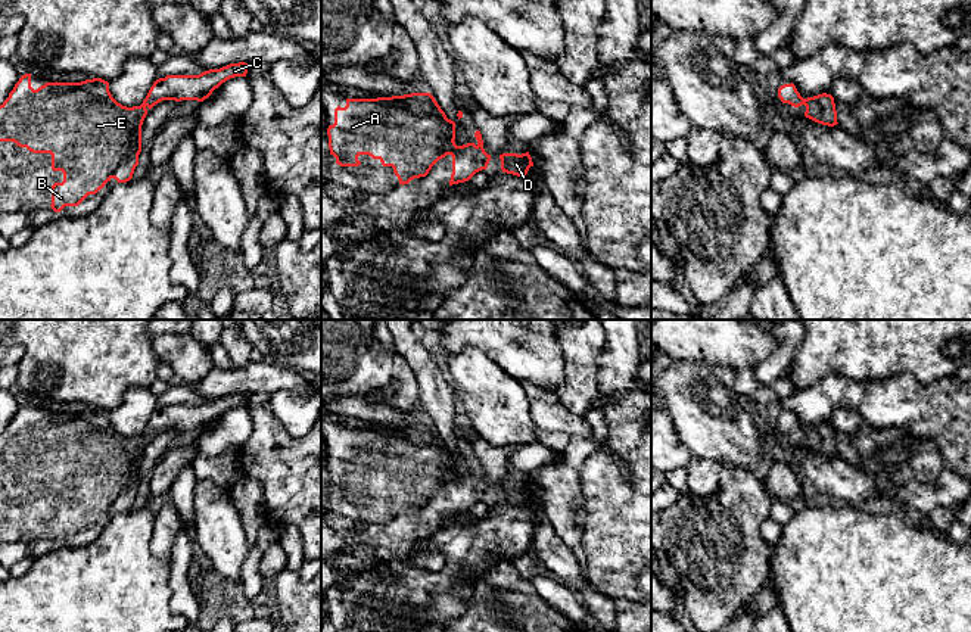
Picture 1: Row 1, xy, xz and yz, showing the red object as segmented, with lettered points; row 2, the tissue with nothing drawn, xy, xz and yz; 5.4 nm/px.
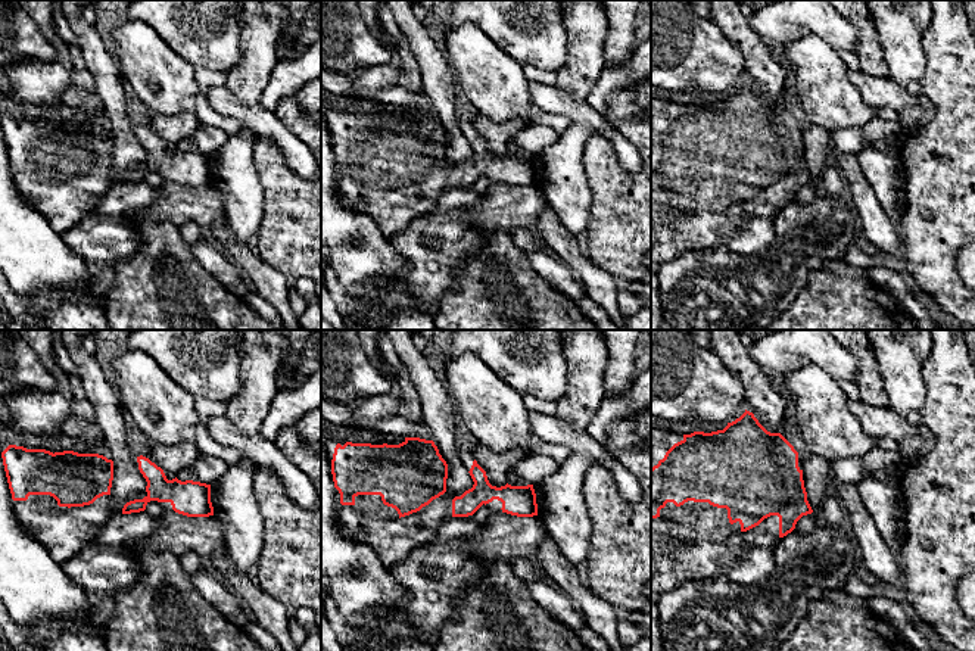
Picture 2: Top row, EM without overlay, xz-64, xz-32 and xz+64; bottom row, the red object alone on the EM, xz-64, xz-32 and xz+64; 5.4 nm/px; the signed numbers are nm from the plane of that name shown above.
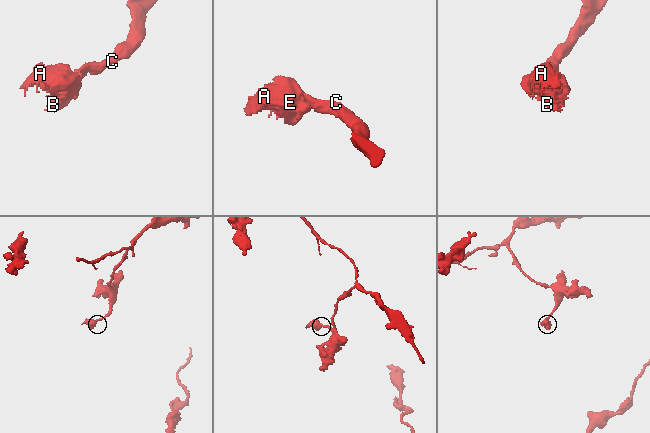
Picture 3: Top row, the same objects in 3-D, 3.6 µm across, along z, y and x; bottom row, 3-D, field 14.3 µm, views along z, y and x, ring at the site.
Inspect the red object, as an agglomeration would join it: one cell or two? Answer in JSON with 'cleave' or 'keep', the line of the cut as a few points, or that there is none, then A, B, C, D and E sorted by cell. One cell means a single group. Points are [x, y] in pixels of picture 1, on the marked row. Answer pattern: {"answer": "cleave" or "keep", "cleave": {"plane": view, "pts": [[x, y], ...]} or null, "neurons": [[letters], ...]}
{"answer": "keep", "cleave": null, "neurons": [["A", "B", "C", "D", "E"]]}

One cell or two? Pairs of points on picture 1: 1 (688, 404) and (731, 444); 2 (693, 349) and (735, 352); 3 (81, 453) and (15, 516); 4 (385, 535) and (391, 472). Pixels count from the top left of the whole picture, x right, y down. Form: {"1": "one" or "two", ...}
{"1": "one", "2": "one", "3": "one", "4": "one"}

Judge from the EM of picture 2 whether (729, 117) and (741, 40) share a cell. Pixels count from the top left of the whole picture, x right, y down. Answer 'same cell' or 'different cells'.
different cells

